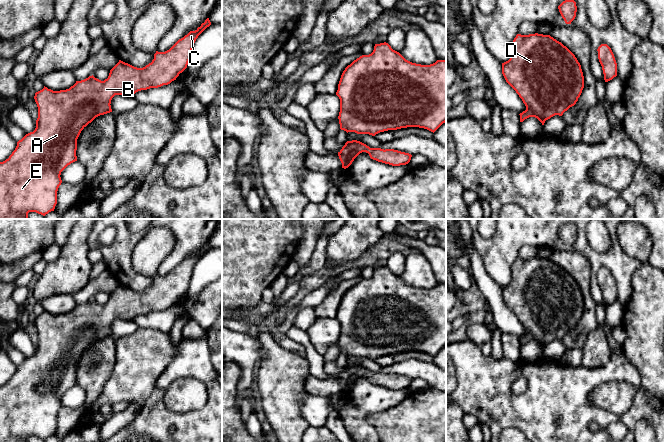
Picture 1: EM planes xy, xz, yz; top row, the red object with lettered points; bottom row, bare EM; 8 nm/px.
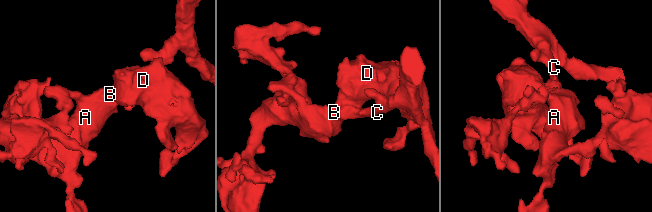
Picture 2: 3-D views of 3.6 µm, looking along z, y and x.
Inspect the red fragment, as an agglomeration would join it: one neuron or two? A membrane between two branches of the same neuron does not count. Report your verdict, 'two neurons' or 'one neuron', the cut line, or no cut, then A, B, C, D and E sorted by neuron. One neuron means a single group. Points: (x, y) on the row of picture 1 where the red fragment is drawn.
one neuron | no cut | A B C D E

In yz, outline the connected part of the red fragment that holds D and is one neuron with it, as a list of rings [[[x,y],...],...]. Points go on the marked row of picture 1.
[[[517,34],[511,45],[510,59],[502,63],[502,74],[526,106],[519,114],[520,122],[535,117],[544,125],[551,117],[562,116],[576,104],[584,88],[584,76],[577,58],[550,35]]]

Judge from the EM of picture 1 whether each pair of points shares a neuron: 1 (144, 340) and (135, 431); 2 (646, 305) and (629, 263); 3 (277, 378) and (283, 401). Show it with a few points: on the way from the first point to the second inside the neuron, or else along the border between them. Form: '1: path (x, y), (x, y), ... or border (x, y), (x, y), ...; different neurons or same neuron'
1: border (154, 385), (152, 393), (141, 406); different neurons
2: border (643, 262), (632, 275), (630, 296); different neurons
3: path (281, 384), (281, 395); same neuron

